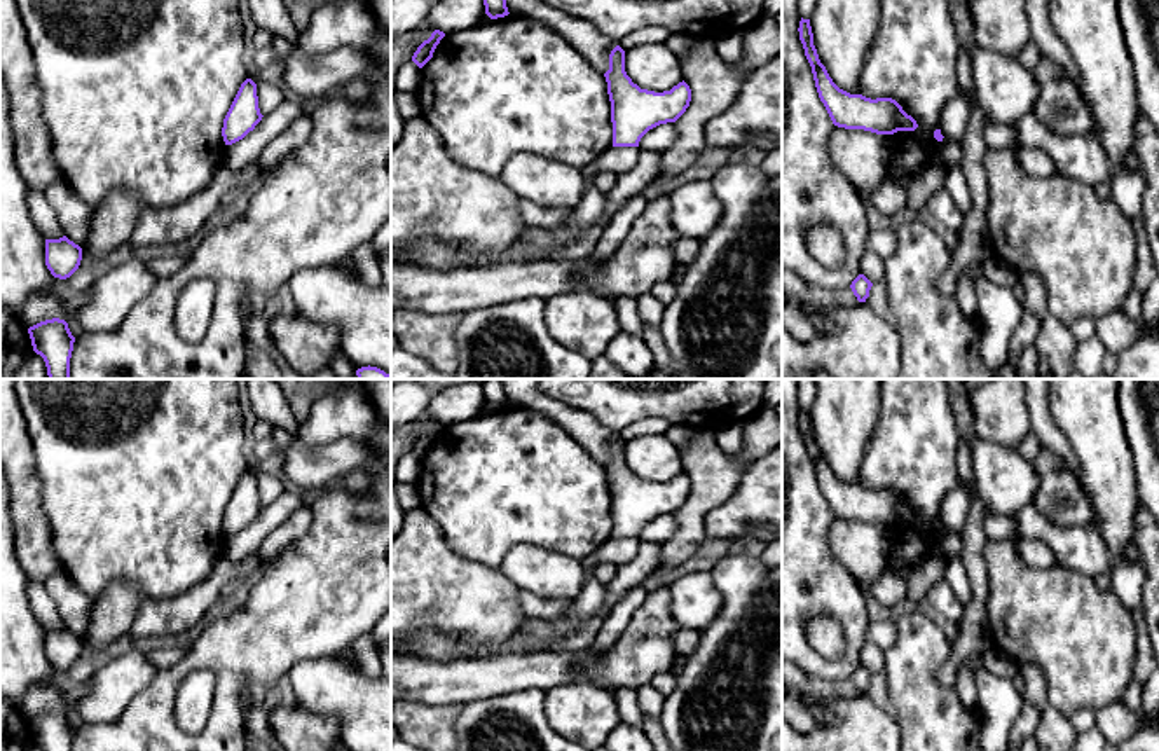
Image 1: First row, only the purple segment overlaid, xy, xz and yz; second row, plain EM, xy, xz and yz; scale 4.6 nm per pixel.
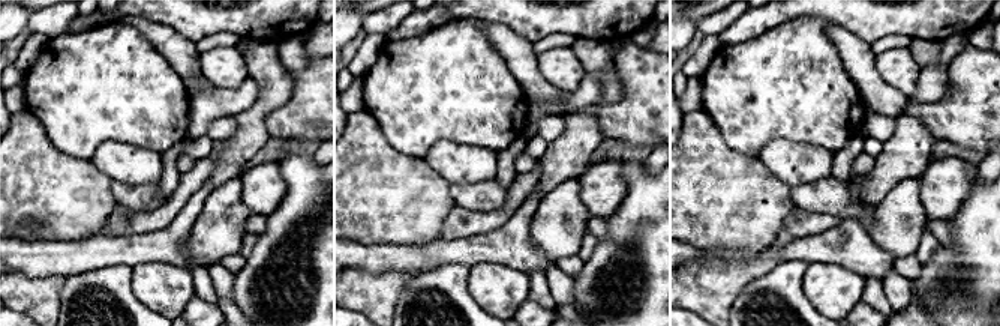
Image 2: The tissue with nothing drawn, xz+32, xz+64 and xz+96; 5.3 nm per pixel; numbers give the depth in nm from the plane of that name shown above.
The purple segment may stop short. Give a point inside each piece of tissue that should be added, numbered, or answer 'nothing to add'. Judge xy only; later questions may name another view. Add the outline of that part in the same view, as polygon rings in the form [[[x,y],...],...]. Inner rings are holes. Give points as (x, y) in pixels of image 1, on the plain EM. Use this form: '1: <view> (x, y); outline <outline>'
nothing to add

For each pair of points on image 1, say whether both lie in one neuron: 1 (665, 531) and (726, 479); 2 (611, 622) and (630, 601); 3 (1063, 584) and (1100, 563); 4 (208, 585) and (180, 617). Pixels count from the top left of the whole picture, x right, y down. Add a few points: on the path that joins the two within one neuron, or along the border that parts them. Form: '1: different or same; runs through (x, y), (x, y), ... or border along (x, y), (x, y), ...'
1: different; border along (674, 514), (674, 531), (660, 542)
2: same; runs through (617, 617), (625, 606)
3: different; border along (1058, 563), (1093, 578)
4: same; runs through (205, 592), (187, 610)

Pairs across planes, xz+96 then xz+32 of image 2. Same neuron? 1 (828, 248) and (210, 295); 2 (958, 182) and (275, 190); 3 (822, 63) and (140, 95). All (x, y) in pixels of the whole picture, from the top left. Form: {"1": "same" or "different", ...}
{"1": "different", "2": "same", "3": "same"}

